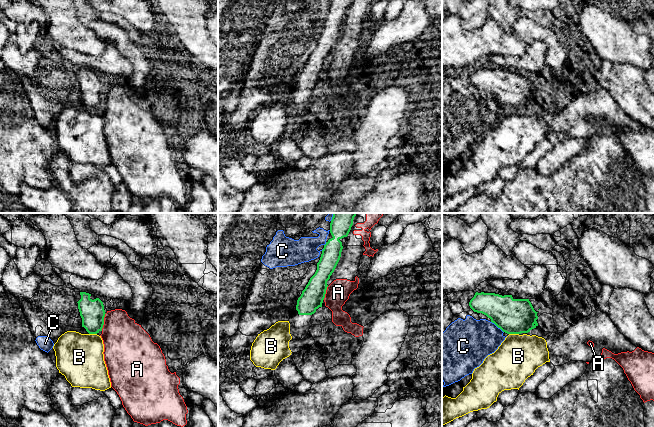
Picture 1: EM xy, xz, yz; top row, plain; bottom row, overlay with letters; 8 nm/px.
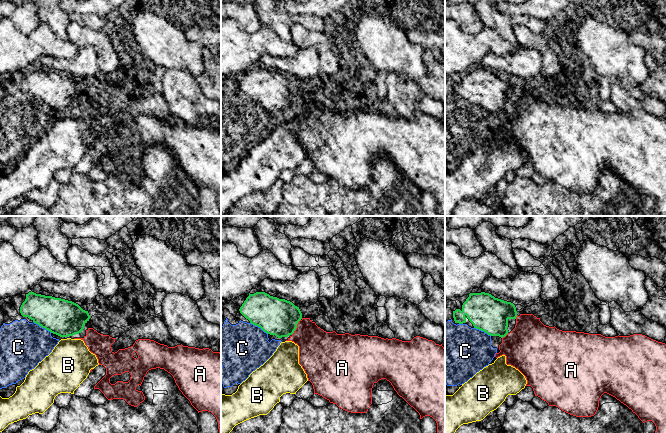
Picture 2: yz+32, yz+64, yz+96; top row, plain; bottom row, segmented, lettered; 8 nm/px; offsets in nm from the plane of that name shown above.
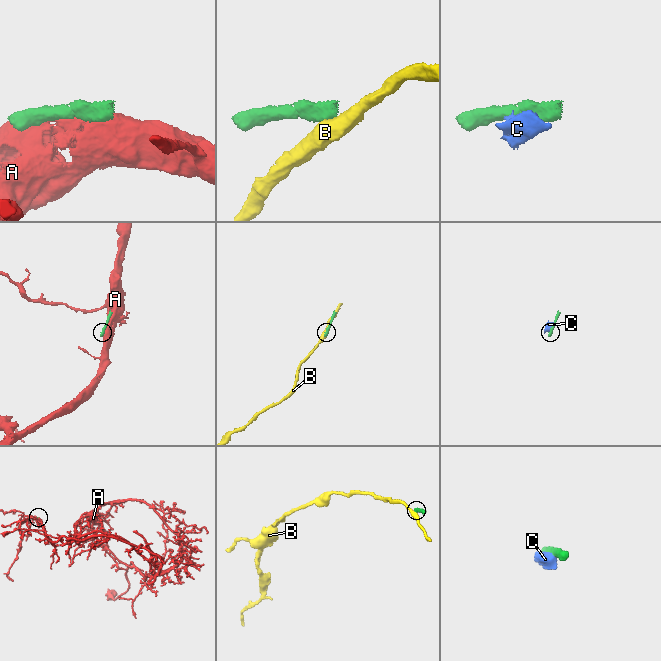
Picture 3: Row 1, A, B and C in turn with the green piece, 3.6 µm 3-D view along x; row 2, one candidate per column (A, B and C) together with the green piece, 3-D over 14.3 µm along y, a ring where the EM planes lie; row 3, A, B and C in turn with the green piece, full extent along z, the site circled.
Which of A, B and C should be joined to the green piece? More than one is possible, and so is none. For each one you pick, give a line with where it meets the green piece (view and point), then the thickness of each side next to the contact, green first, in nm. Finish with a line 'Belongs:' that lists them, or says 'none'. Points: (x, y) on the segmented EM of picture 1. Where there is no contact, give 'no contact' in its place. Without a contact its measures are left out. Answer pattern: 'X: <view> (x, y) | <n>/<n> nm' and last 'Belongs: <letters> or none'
Belongs: none

